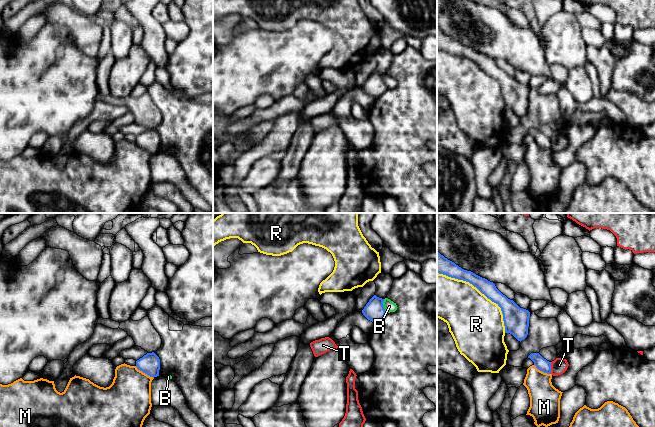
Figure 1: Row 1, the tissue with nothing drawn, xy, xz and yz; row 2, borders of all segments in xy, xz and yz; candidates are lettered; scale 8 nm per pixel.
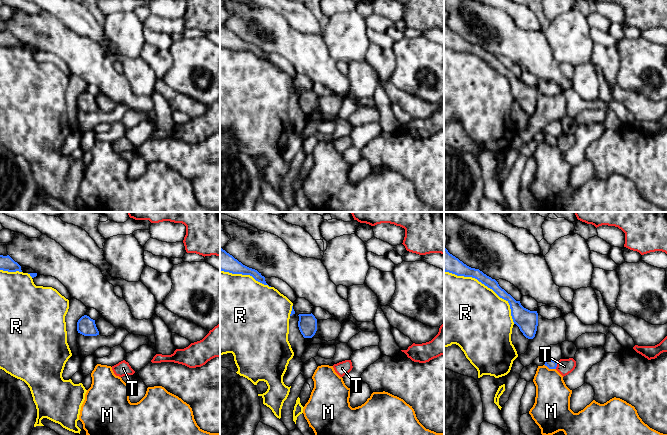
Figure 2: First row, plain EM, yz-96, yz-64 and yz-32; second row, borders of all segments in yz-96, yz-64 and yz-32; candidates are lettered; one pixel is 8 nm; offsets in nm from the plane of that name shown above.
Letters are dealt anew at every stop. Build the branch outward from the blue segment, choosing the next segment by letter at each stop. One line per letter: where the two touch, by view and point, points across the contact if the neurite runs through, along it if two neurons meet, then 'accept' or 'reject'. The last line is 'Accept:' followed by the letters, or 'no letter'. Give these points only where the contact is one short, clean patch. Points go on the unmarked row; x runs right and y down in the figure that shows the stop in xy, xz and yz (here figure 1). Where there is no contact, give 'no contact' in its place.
B: contact xz (383, 82); border xz (383, 75), (383, 84), (387, 88); reject
M: contact xy (144, 148); border xy (135, 142), (153, 154); reject
R: contact yz (481, 68); reject
T: contact yz (550, 144); border yz (550, 138), (551, 149); reject
Accept: no letter

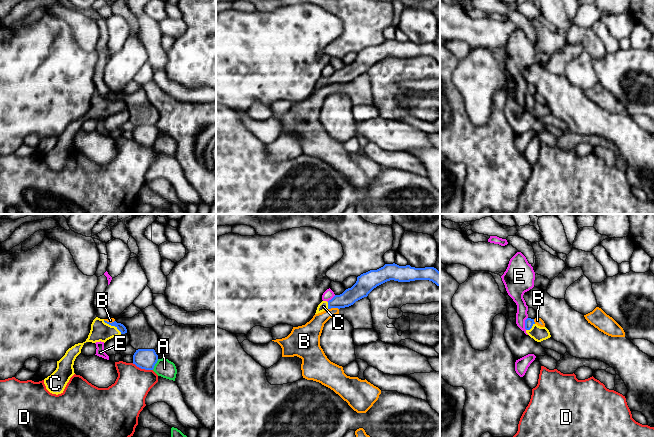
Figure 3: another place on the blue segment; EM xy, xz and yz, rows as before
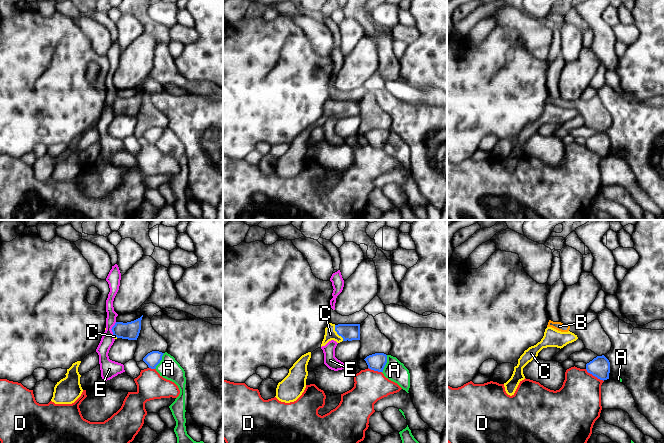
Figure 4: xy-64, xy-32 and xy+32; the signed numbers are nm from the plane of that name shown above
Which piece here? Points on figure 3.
A: contact xy (155, 139); border xy (158, 135), (152, 145); reject
B: contact xz (333, 83); border xz (338, 84), (328, 85); reject
C: contact xy (112, 101); way xy (120, 103), (112, 101), (107, 106), (100, 107); accept
D: contact xy (142, 144); border xy (132, 139), (141, 144), (152, 146); reject
E: contact yz (525, 99); border yz (527, 93), (525, 105); reject
Accept: C

